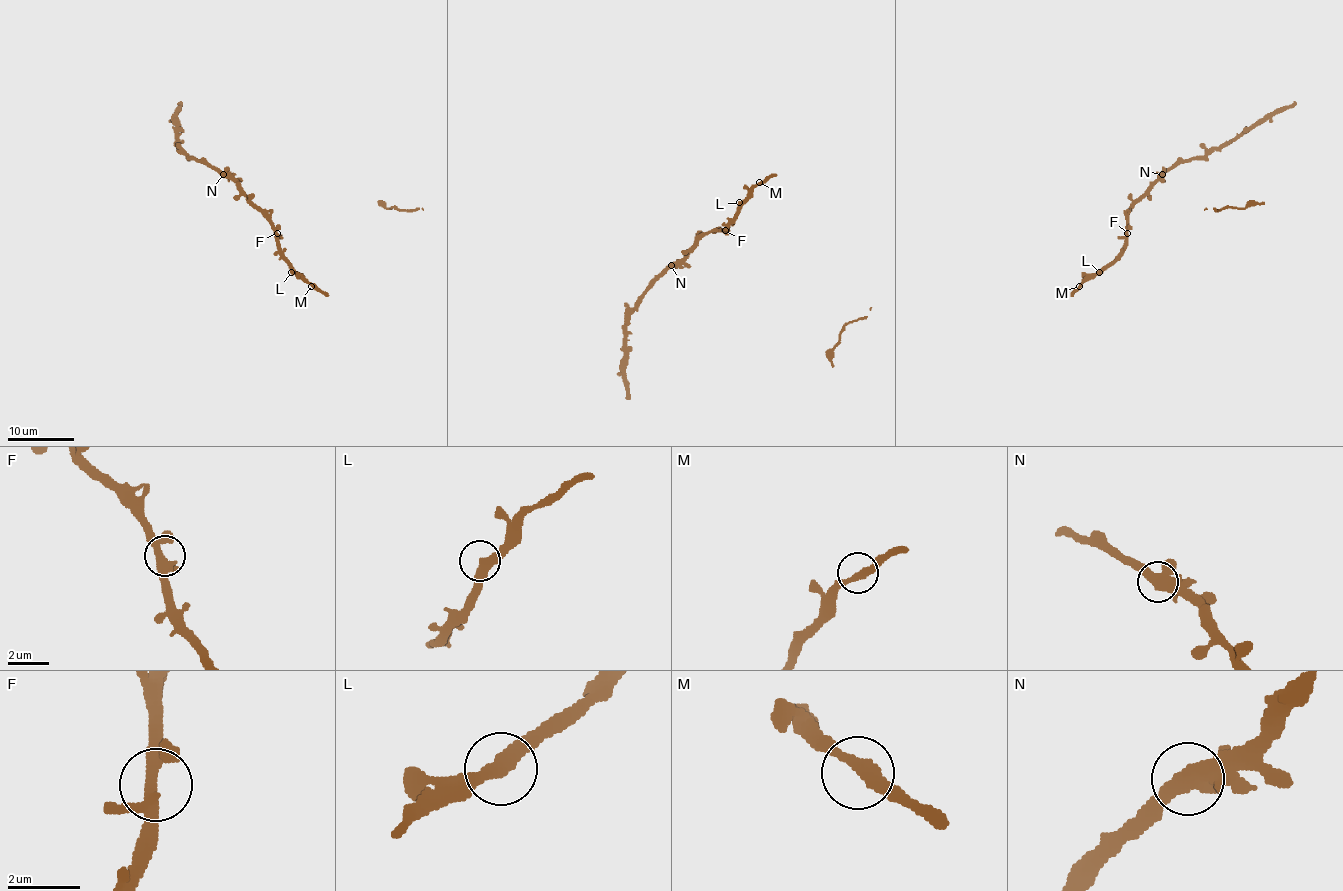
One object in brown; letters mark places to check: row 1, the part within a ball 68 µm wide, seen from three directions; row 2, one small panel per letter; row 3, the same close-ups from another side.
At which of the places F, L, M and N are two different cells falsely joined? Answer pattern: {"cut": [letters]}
{"cut": []}

